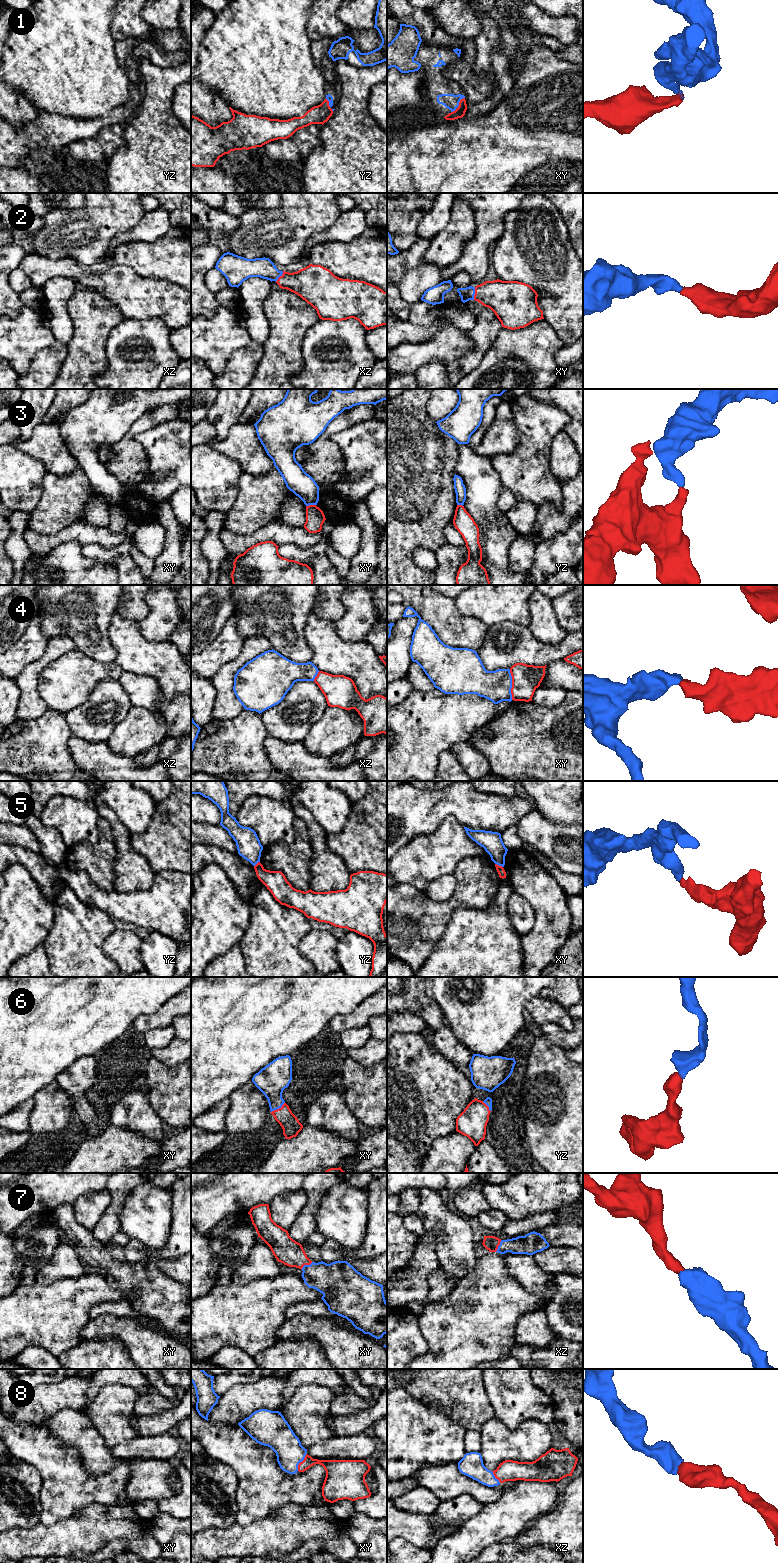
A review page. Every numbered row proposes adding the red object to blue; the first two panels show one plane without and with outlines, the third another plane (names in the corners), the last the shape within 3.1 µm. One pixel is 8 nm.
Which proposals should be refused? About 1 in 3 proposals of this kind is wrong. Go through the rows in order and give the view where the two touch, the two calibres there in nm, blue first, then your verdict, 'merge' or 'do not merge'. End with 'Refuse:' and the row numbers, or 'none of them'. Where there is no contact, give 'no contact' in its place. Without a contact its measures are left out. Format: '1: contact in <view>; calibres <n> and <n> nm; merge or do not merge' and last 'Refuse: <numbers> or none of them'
1: contact in xy; calibres 120 and 80 nm; merge
2: contact in xy; calibres 110 and 280 nm; merge
3: contact in xy; calibres 190 and 150 nm; do not merge
4: contact in xy; calibres 240 and 220 nm; do not merge
5: contact in xy; calibres 160 and 60 nm; do not merge
6: contact in xy; calibres 240 and 150 nm; merge
7: contact in xy; calibres 280 and 200 nm; merge
8: contact in xy; calibres 220 and 110 nm; merge
Refuse: 3, 4, 5

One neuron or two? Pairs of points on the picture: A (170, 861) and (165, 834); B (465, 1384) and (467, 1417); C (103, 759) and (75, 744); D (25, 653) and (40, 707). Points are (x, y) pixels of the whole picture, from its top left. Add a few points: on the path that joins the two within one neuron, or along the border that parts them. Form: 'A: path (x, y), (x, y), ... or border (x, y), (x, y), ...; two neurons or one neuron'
A: path (170, 854), (170, 841); one neuron
B: path (465, 1392), (467, 1409); one neuron
C: path (96, 759), (82, 751); one neuron
D: border (46, 649), (41, 657), (29, 663), (14, 678); two neurons

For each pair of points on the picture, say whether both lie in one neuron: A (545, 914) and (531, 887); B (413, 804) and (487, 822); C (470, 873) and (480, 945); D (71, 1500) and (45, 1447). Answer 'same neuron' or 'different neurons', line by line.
A: same neuron
B: same neuron
C: different neurons
D: same neuron

